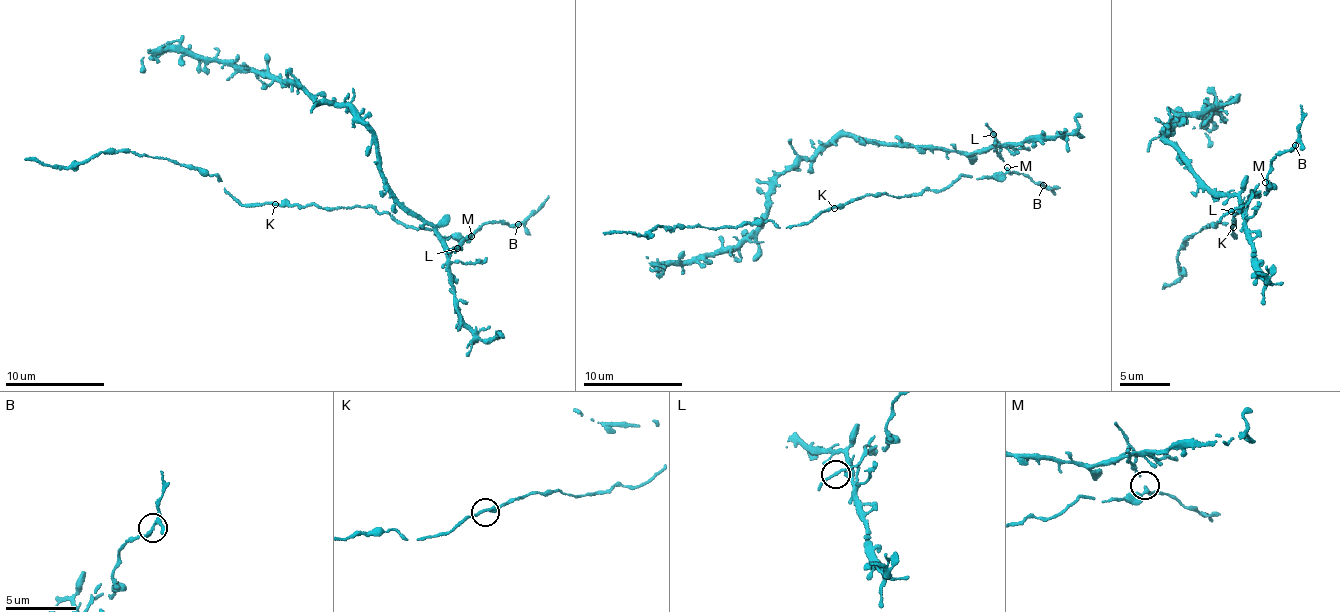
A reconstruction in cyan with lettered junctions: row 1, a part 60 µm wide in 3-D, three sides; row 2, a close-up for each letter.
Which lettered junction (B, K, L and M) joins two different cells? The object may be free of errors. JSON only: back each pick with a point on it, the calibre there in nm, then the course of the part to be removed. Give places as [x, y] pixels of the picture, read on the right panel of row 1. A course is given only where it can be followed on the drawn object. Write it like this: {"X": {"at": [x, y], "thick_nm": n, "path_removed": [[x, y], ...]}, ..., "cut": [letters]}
{"cut": []}

